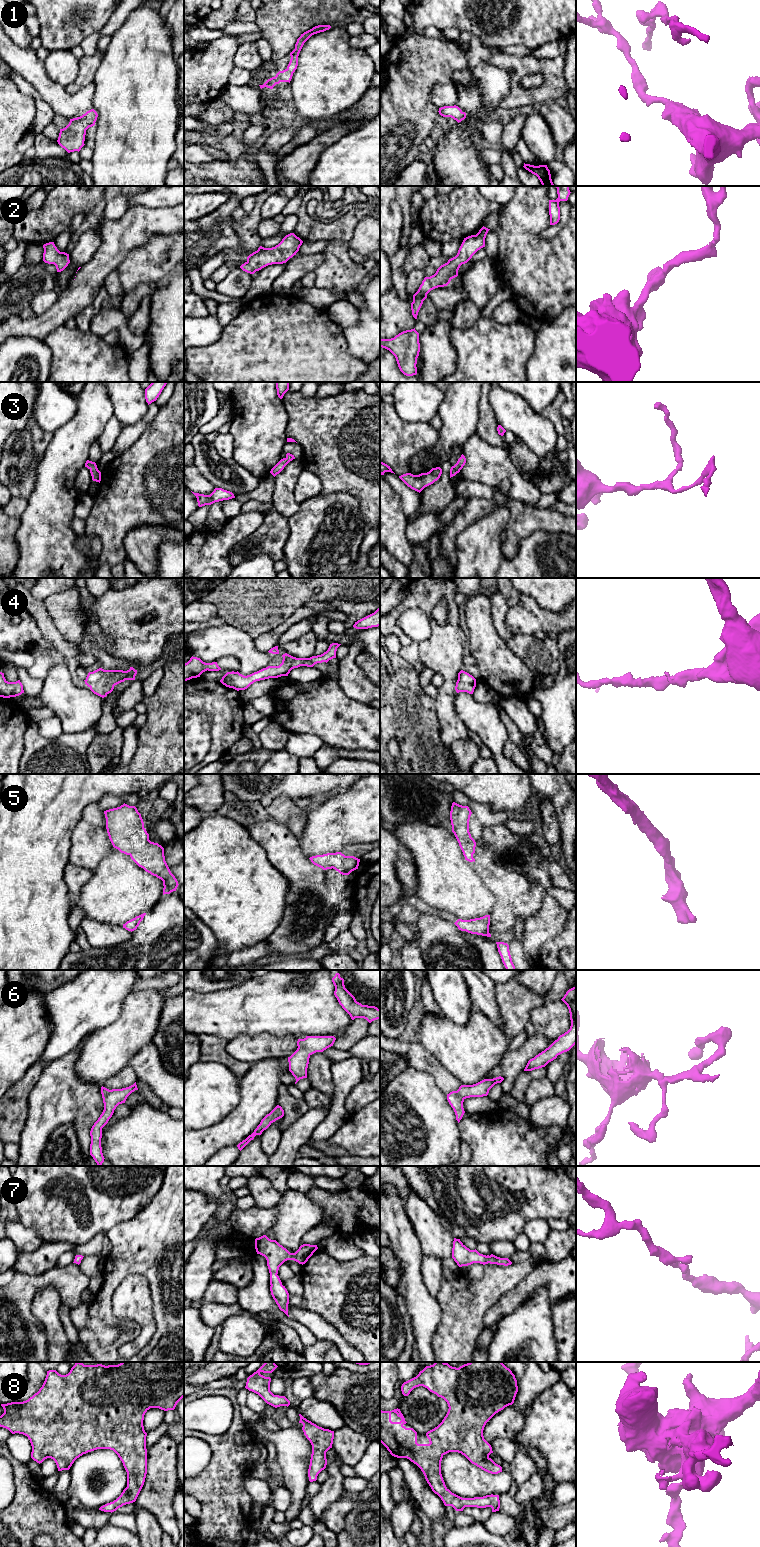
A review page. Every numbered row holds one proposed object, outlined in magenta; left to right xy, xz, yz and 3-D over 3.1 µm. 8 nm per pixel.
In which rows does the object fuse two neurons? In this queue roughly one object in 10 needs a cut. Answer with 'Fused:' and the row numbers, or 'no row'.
Fused: no row

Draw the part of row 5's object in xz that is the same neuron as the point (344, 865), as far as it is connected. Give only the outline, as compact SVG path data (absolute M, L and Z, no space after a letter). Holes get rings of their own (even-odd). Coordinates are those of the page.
M341 852L316 855L309 858L311 862L323 870L335 869L342 875L349 875L358 869L360 859L354 856L345 856Z

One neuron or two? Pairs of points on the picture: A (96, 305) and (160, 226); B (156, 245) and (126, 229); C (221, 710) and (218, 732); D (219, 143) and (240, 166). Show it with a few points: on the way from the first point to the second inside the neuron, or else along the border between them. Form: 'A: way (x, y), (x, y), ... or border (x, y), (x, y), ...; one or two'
A: border (103, 284), (95, 298), (85, 307); two
B: border (171, 234), (155, 234), (144, 245), (128, 253); two
C: way (221, 715), (221, 727); one
D: border (238, 159), (232, 161); two

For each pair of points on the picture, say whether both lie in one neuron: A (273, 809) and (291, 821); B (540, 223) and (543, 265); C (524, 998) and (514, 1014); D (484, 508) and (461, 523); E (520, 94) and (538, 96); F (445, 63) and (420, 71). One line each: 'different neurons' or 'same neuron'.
A: same neuron
B: same neuron
C: same neuron
D: same neuron
E: same neuron
F: same neuron

